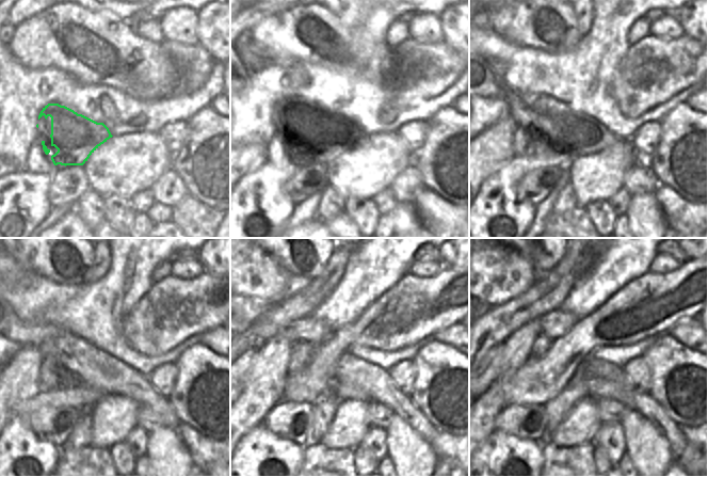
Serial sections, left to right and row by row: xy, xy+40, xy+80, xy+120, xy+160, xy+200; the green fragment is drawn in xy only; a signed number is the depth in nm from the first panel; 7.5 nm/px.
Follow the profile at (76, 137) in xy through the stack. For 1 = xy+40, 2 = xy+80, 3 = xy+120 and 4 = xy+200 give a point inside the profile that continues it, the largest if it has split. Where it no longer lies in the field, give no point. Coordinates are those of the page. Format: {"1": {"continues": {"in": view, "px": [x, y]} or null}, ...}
{"1": {"continues": {"in": "xy+40", "px": [321, 136]}}, "2": {"continues": {"in": "xy+80", "px": [567, 132]}}, "3": {"continues": {"in": "xy+120", "px": [90, 367]}}, "4": {"continues": {"in": "xy+200", "px": [604, 380]}}}

